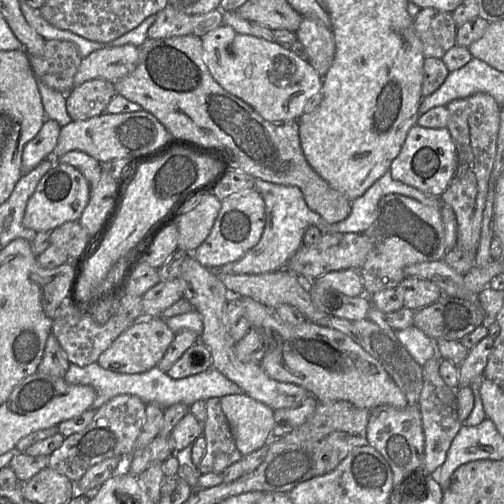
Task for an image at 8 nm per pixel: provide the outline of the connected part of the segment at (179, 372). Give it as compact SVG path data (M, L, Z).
M200 340L195 342L166 372L174 379L183 379L202 373L212 367L212 355Z

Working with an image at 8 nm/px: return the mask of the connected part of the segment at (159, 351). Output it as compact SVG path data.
M142 317L112 342L99 356L97 363L106 370L122 374L146 372L162 360L174 336L175 332L168 327L164 318Z

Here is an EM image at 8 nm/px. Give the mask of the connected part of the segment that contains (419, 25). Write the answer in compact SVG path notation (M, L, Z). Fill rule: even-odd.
M422 8L414 18L414 28L422 44L424 57L441 59L453 46L456 46L456 30L452 13L434 8Z

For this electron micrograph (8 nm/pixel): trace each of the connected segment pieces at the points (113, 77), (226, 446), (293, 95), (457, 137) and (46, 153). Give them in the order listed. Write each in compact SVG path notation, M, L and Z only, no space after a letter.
M132 44L95 50L82 58L74 86L95 78L115 83L134 70L138 58L139 48Z
M220 398L205 401L207 416L203 423L205 454L197 468L201 474L221 473L244 456L238 450L229 422L222 410Z
M220 25L201 37L205 61L215 81L226 91L249 104L268 122L297 120L304 113L307 101L322 88L322 77L307 59L298 57L289 47L236 32L228 25Z
M476 93L450 102L446 109L449 112L449 121L446 128L449 130L455 145L457 168L439 200L455 213L457 246L468 250L477 250L488 184L496 156L500 106L489 94Z
M47 118L38 133L24 146L22 152L22 174L25 174L45 158L51 156L57 145L61 126Z

